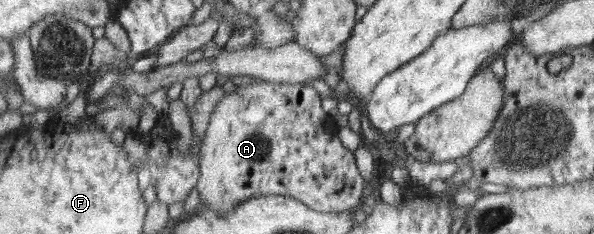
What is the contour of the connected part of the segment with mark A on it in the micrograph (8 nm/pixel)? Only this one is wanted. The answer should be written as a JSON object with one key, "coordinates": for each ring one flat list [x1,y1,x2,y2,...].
{"coordinates":[[254,78,249,84,237,85,235,91,223,96,223,98,215,106,210,122,205,132,204,141,201,146,200,152,200,164,201,164,201,177,198,183,198,193,200,194,201,205,200,208,213,209,217,215,227,215,231,213,233,209,237,209,237,205,241,205,243,201,249,201,253,197,261,196,291,196,298,200,304,201,311,209,318,212,345,212,347,210,353,211,353,207,359,205,361,201,361,195,363,195,363,189,365,189,366,183,357,169,357,163,355,163,355,155,353,151,343,147,343,143,339,139,333,139,333,133,335,133,335,123,333,123,333,117,327,115,327,125,325,125,325,111,321,107,321,97,319,97,319,91,306,84,283,84,273,81,259,81,259,78]]}

